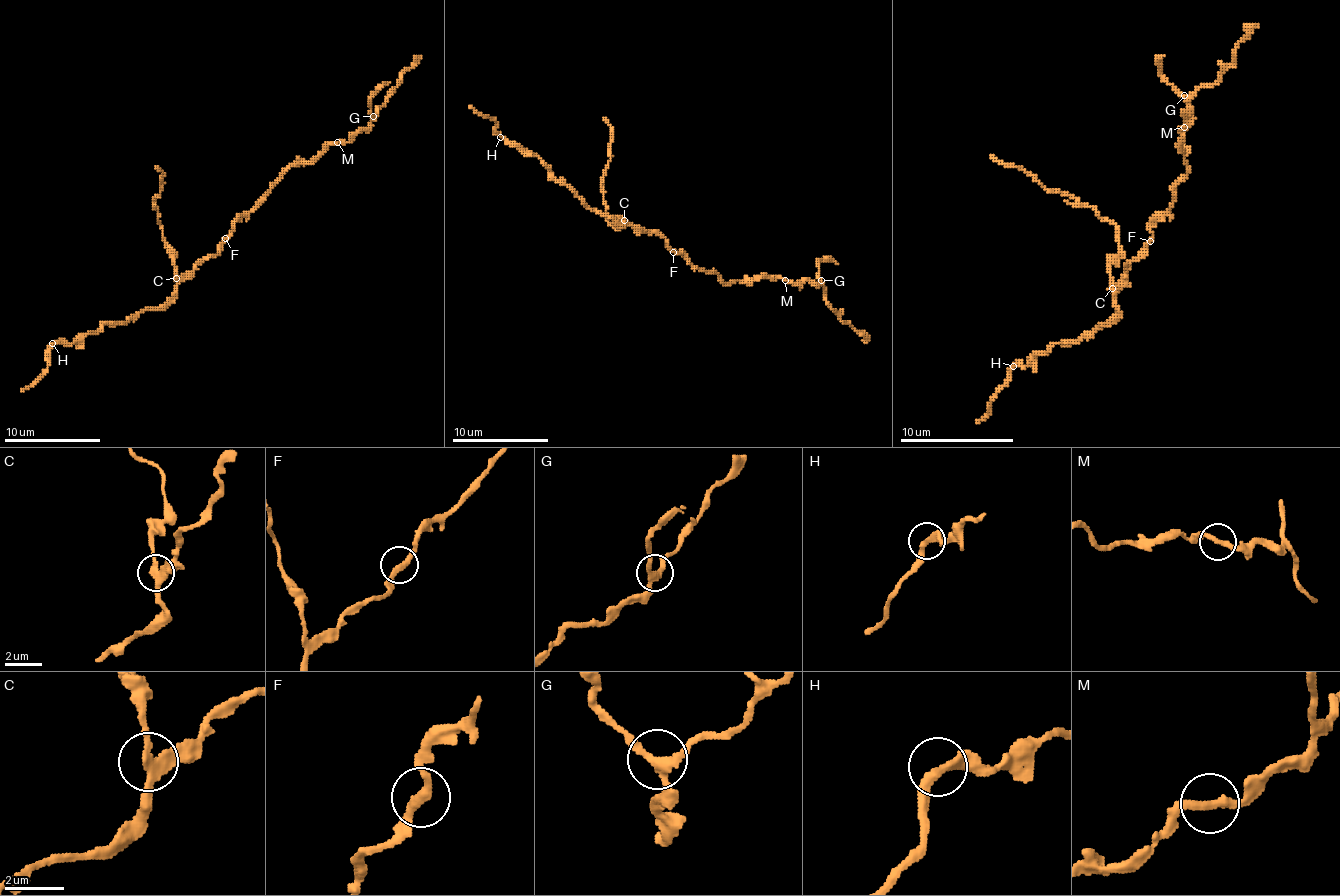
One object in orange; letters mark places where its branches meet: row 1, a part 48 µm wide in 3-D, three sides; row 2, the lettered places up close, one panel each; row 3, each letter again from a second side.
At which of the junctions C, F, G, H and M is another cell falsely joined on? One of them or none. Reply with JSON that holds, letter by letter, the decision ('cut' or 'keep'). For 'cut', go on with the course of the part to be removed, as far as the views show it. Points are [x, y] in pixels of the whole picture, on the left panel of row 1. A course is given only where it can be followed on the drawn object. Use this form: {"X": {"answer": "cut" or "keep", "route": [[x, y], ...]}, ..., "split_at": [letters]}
{"C": {"answer": "cut", "route": [[177, 279], [174, 255], [158, 221], [155, 200], [162, 173], [155, 166]]}, "F": {"answer": "keep"}, "G": {"answer": "keep"}, "H": {"answer": "keep"}, "M": {"answer": "keep"}, "split_at": ["C"]}

